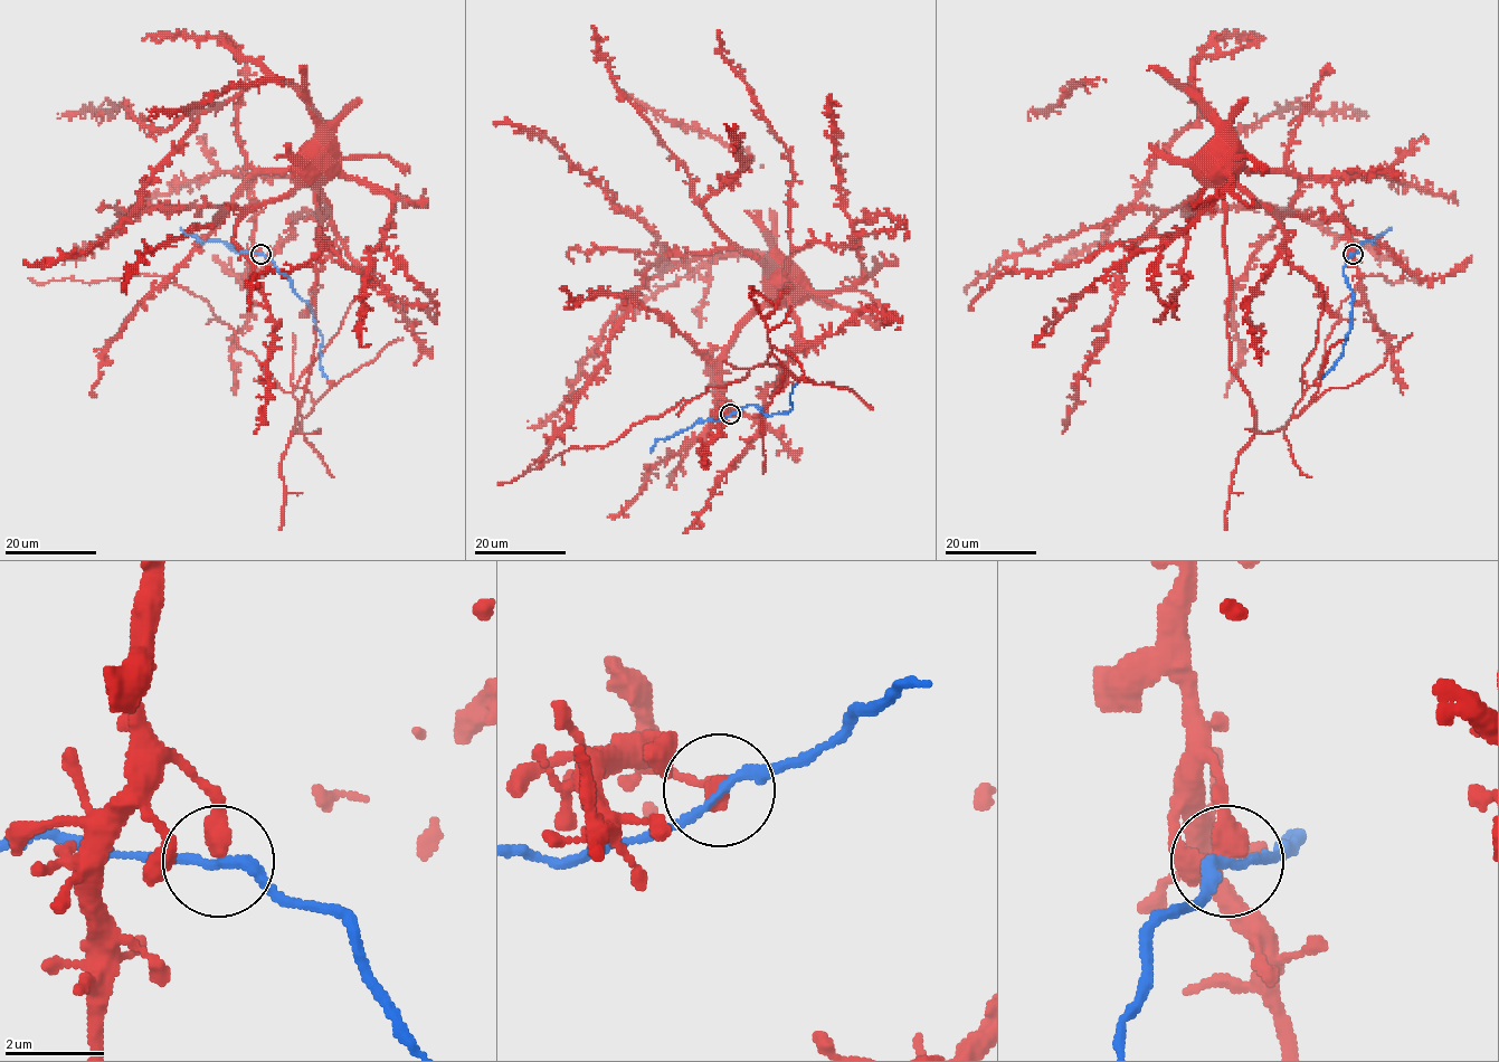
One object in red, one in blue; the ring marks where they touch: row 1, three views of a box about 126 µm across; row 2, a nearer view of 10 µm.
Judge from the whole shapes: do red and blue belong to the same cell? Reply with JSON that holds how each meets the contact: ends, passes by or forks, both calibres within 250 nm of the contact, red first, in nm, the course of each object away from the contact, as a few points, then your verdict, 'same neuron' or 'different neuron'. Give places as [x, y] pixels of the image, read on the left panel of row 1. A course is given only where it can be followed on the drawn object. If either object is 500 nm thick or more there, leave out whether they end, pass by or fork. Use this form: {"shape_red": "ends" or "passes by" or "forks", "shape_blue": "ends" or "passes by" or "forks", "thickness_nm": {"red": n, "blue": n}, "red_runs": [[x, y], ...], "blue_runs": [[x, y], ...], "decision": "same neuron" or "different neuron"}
{"shape_red": "ends", "shape_blue": "passes by", "thickness_nm": {"red": 460, "blue": 190}, "red_runs": [[261, 254], [247, 180], [297, 170], [320, 215], [297, 433], [294, 396], [202, 297], [144, 274], [27, 278]], "blue_runs": [[261, 254], [273, 261], [294, 292], [309, 304], [322, 335], [320, 367], [326, 379]], "decision": "same neuron"}

